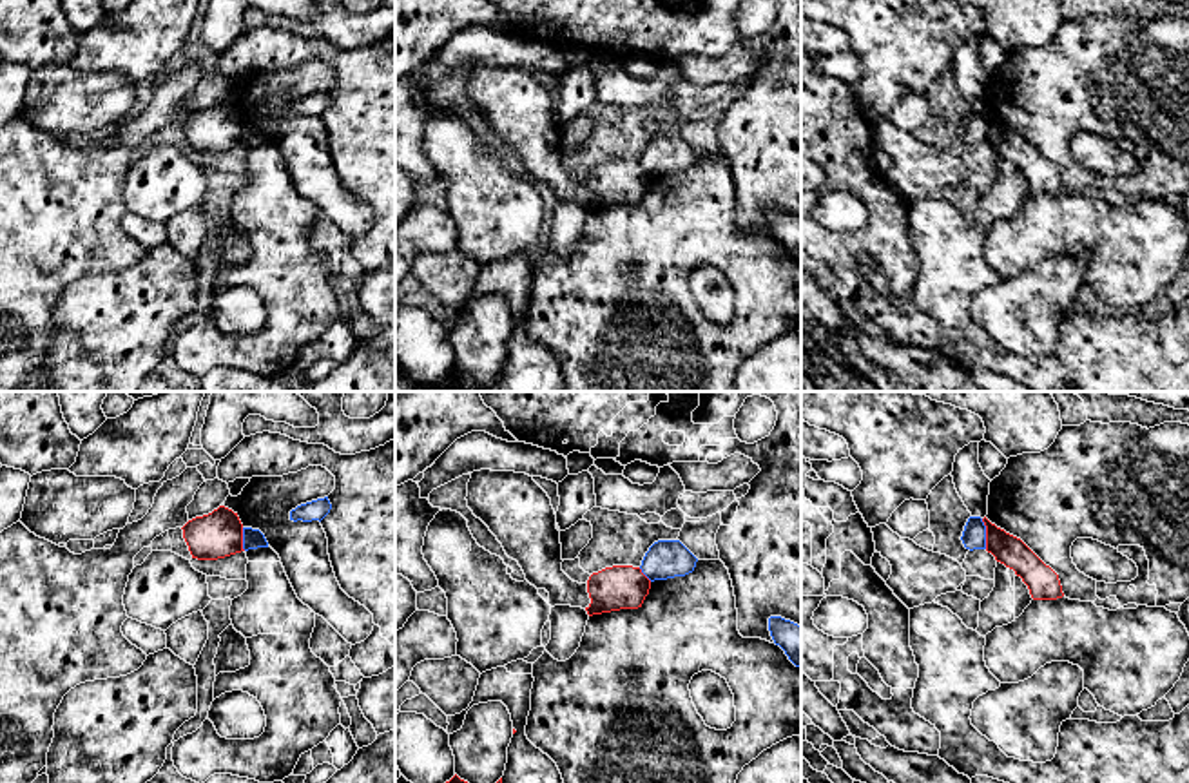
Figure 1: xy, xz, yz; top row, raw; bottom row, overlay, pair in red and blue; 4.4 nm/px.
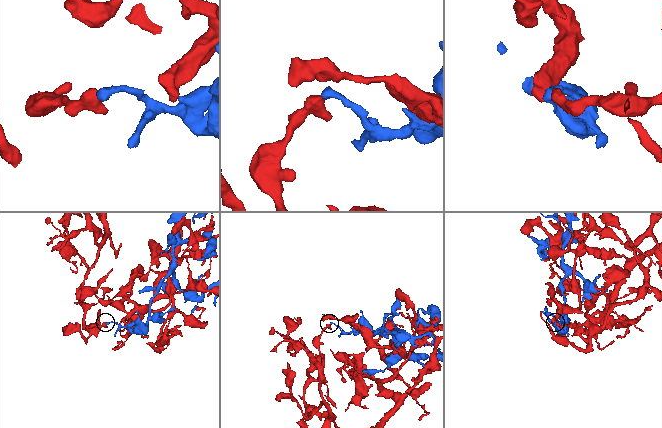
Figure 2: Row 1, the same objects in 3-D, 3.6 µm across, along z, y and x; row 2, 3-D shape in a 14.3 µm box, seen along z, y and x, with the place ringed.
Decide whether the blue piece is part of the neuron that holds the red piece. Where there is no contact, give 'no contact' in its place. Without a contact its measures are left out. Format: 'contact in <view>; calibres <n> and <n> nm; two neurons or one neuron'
contact in yz; calibres 140 and 110 nm; two neurons

